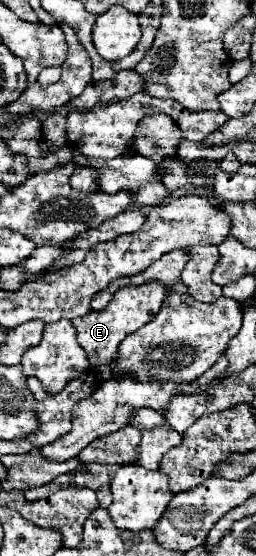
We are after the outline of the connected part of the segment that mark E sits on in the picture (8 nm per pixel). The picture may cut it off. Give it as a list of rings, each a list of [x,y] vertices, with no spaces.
[[[157,280],[145,282],[141,286],[123,286],[115,292],[113,300],[103,310],[93,310],[83,317],[72,320],[77,332],[77,340],[87,352],[90,364],[109,364],[115,358],[117,346],[125,340],[125,336],[133,334],[149,320],[153,320],[153,316],[157,316],[165,296],[167,296],[167,290]]]

